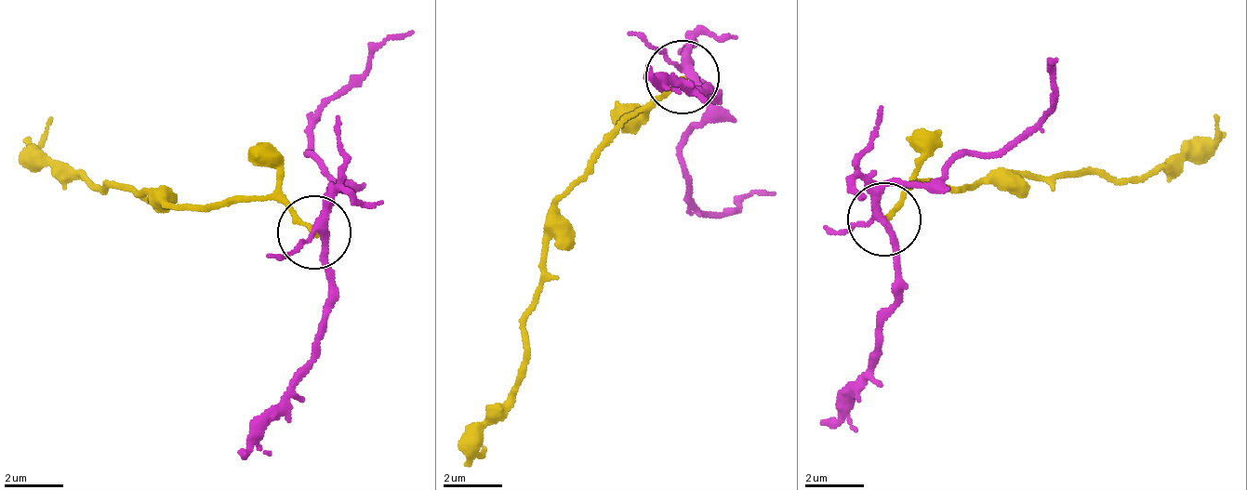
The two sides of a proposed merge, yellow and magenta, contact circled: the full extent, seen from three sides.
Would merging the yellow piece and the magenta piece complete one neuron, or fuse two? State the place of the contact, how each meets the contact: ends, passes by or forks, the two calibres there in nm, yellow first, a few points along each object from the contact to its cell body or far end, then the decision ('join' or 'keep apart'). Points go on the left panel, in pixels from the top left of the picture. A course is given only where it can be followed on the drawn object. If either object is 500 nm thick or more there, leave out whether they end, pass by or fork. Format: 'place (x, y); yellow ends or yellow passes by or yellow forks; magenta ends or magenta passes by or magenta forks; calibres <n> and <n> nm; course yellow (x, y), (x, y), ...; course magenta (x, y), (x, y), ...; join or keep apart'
place (314, 231); yellow ends; magenta forks; calibres 170 and 240 nm; course yellow (312, 231), (276, 197), (170, 201), (77, 179), (38, 145), (53, 115); course magenta (320, 231), (322, 209), (338, 185), (311, 161), (307, 138), (344, 87), (412, 29); keep apart

